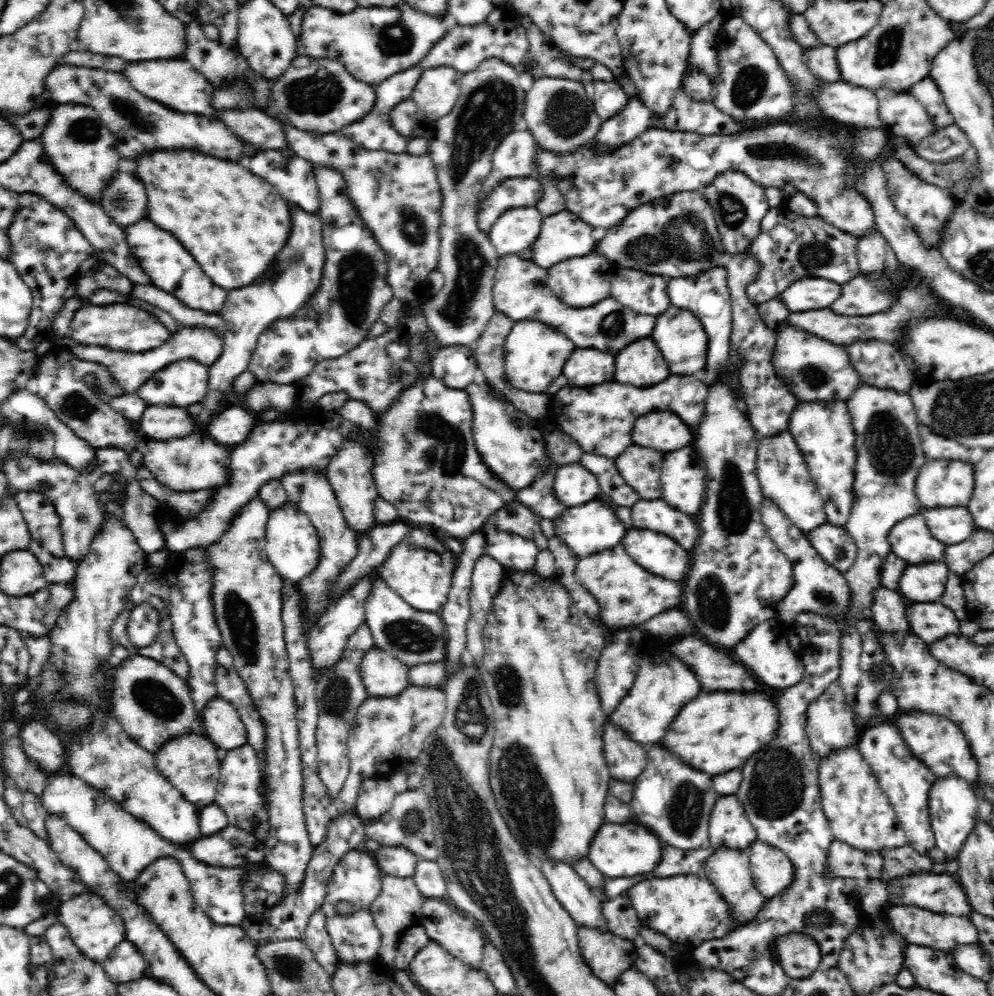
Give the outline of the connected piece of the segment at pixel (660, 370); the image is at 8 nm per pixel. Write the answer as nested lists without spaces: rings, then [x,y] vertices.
[[[649,338],[638,340],[616,354],[615,380],[618,383],[650,388],[664,382],[670,375],[670,365]]]

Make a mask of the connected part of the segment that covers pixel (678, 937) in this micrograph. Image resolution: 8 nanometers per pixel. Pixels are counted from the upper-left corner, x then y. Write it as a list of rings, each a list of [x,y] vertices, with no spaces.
[[[703,876],[653,877],[634,884],[625,892],[644,926],[682,946],[696,948],[710,940],[722,940],[740,928],[731,906]]]

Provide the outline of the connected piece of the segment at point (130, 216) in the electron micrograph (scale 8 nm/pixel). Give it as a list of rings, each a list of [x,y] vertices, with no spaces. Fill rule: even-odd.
[[[119,172],[102,195],[101,204],[108,216],[121,227],[146,218],[146,192],[142,182],[130,172]]]

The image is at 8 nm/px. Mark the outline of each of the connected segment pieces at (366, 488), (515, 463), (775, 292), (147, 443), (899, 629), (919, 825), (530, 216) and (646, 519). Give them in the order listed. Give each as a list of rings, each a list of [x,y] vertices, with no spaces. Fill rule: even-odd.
[[[346,441],[341,449],[338,451],[338,456],[332,458],[328,472],[326,473],[342,514],[348,527],[356,533],[356,536],[364,534],[372,527],[378,524],[375,517],[375,502],[379,497],[376,485],[374,484],[373,472],[373,459],[371,454],[366,451],[366,447],[362,447],[362,441]]]
[[[470,384],[465,392],[469,394],[472,407],[472,432],[481,462],[510,489],[526,488],[532,484],[534,478],[548,466],[543,432],[536,425],[536,420],[516,410],[486,384]]]
[[[786,202],[779,207],[768,209],[767,215],[762,219],[759,235],[745,252],[746,256],[748,254],[755,256],[761,262],[759,277],[747,288],[748,298],[755,305],[779,296],[793,282],[805,278],[824,278],[843,285],[861,274],[856,237],[839,231],[838,228],[826,223],[818,216],[807,217],[796,214],[789,210]]]
[[[205,431],[194,432],[184,438],[152,440],[145,435],[138,438],[136,449],[152,474],[162,483],[178,492],[199,491],[218,488],[228,480],[227,467],[230,465],[228,450],[215,443]]]
[[[881,584],[872,590],[870,595],[873,598],[870,606],[872,619],[881,630],[897,632],[898,634],[911,632],[908,619],[904,615],[906,604],[897,590],[888,589]]]
[[[892,721],[870,724],[863,730],[856,747],[864,760],[870,764],[879,787],[893,806],[897,820],[906,834],[907,845],[920,855],[929,856],[930,851],[937,849],[929,812],[930,787],[937,776],[910,752],[906,741],[902,739],[900,731]]]
[[[534,206],[514,208],[499,215],[488,230],[491,243],[500,257],[520,255],[540,234],[542,214]]]
[[[640,500],[632,508],[632,524],[636,528],[650,528],[674,539],[682,548],[693,548],[700,536],[696,518],[682,514],[662,500]]]

